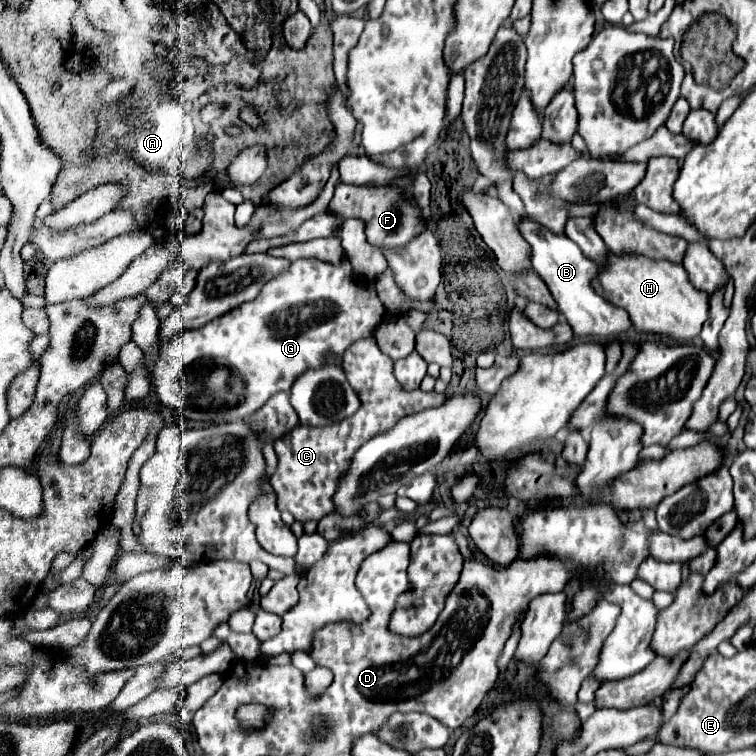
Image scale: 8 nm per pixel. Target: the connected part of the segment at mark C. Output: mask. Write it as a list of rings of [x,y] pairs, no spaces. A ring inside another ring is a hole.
[[[362,338],[352,342],[344,352],[344,372],[347,380],[356,388],[362,406],[360,410],[332,426],[296,426],[288,434],[274,442],[274,450],[278,456],[278,468],[270,478],[278,494],[280,512],[290,512],[298,522],[320,520],[332,512],[332,492],[336,492],[336,480],[348,470],[348,464],[364,442],[372,436],[386,432],[401,418],[416,414],[427,408],[436,408],[444,403],[446,397],[432,390],[422,392],[421,389],[405,391],[393,373],[394,362],[390,356],[378,350],[374,338]]]

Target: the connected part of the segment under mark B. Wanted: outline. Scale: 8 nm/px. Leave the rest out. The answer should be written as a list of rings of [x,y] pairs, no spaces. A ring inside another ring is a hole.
[[[532,220],[518,222],[520,234],[528,244],[532,246],[532,268],[540,274],[540,278],[546,280],[554,300],[558,302],[560,314],[568,320],[576,336],[596,336],[600,340],[612,340],[620,338],[624,332],[632,328],[628,312],[622,308],[616,308],[608,300],[604,300],[592,286],[592,282],[598,276],[596,264],[592,260],[584,258],[580,248],[566,236],[552,236],[550,232],[544,232],[540,224],[532,224]]]

